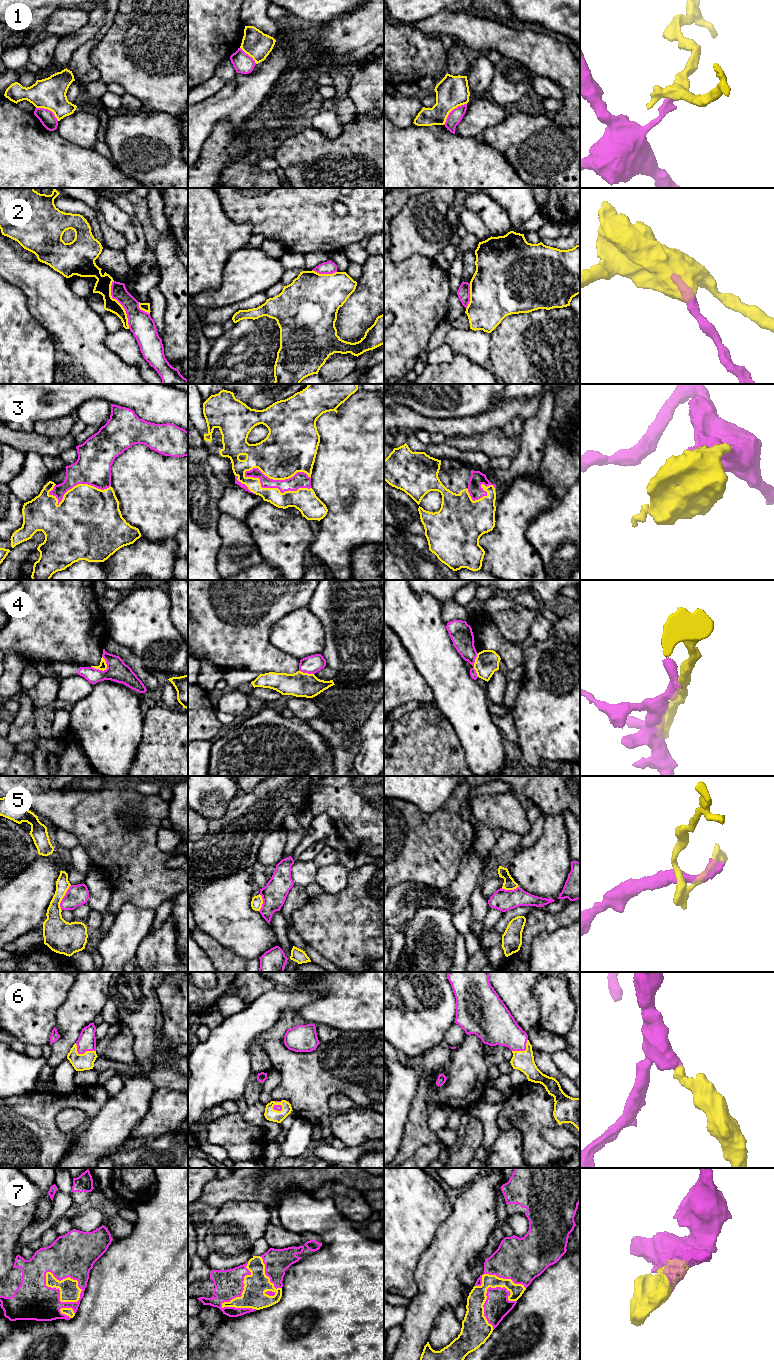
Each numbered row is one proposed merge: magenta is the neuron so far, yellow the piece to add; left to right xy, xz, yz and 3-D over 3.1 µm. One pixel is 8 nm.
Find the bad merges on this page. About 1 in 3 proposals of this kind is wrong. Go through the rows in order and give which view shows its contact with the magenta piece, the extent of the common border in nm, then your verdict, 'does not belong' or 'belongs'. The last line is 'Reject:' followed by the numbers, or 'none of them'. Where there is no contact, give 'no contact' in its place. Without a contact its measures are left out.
1: contact in yz; length 260 nm; does not belong
2: contact in xy; length 420 nm; does not belong
3: contact in xz; length 550 nm; belongs
4: contact in xy; length 140 nm; does not belong
5: contact in xy; length 220 nm; does not belong
6: contact in xy; length 180 nm; belongs
7: contact in xy; length 360 nm; belongs
Reject: 1, 2, 4, 5

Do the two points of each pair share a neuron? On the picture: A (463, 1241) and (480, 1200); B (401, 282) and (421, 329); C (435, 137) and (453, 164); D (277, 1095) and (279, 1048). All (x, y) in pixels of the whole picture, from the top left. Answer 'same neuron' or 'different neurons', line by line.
A: same neuron
B: same neuron
C: same neuron
D: same neuron

